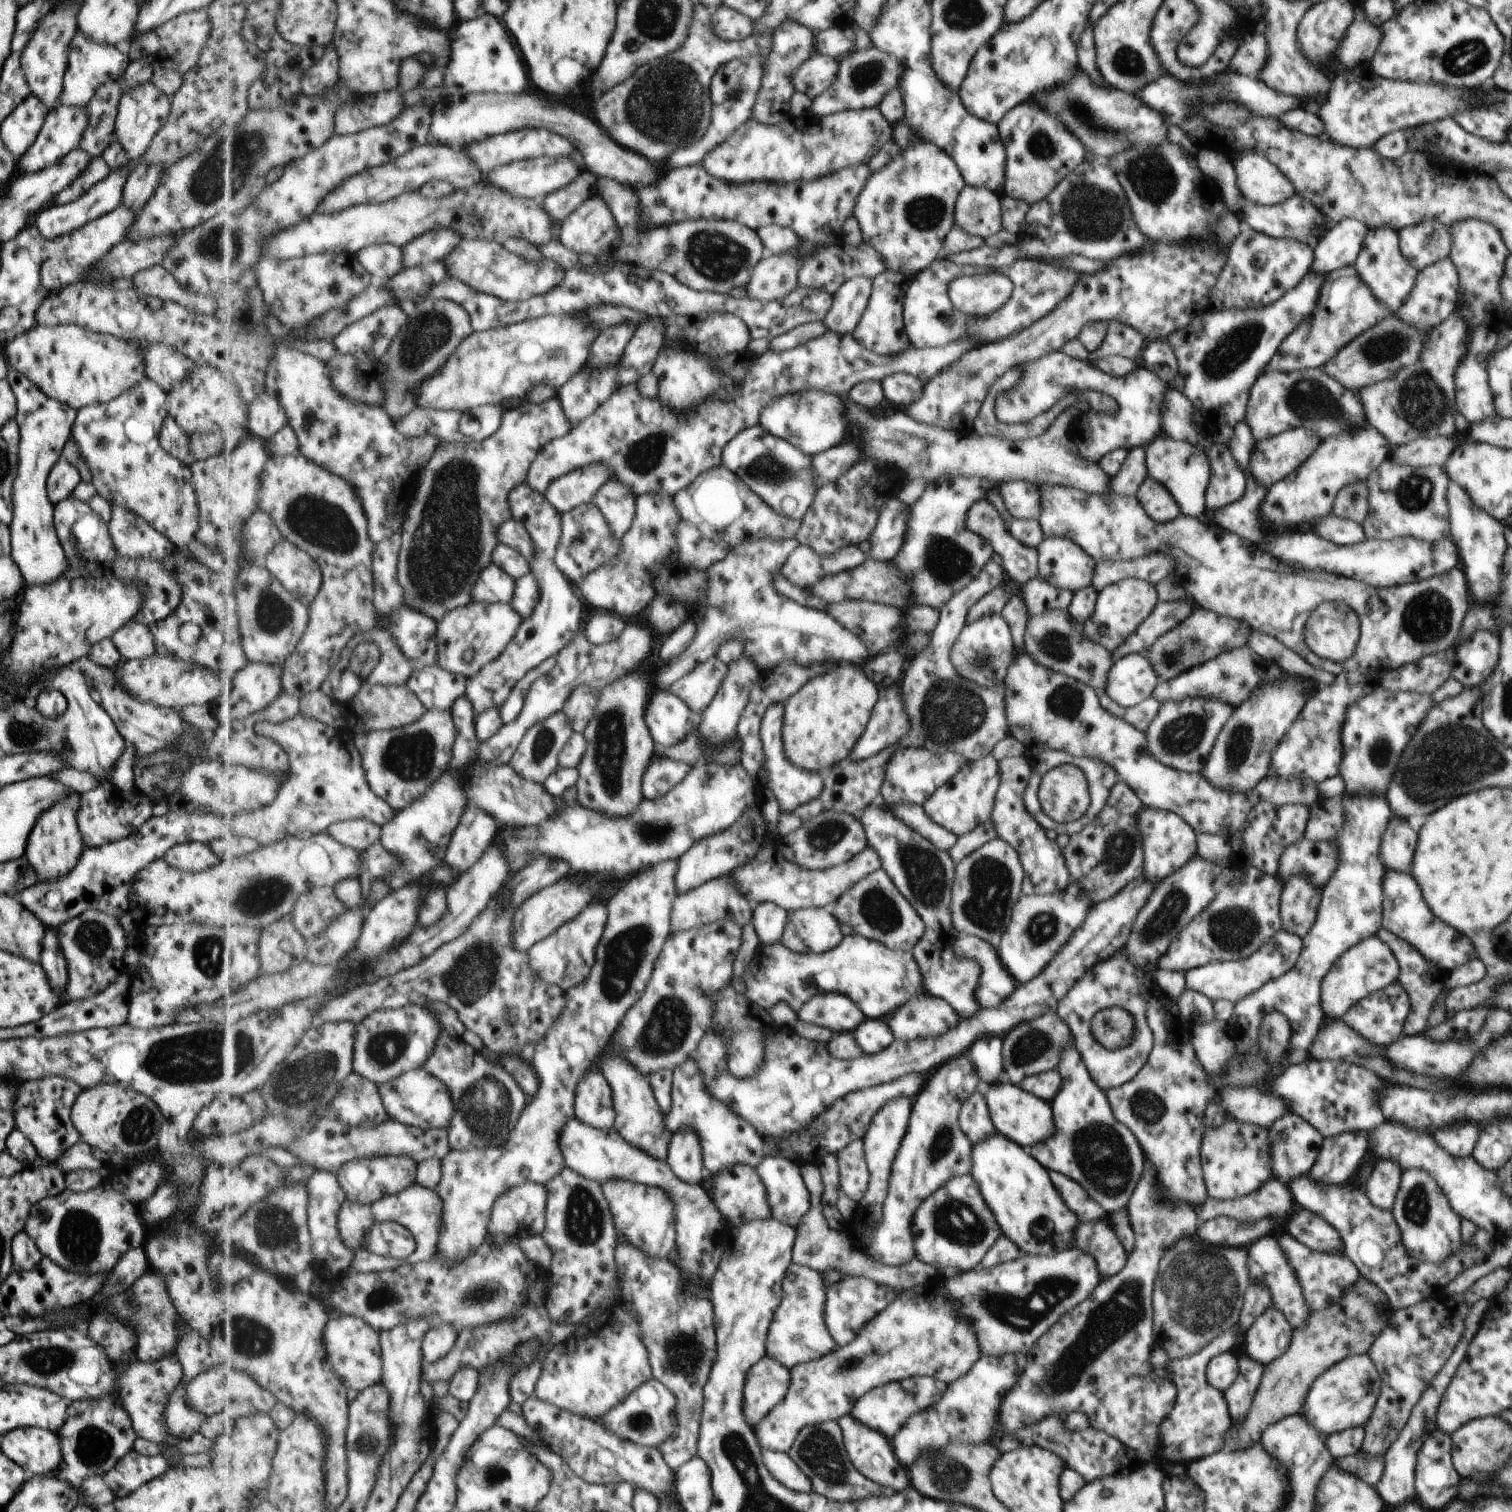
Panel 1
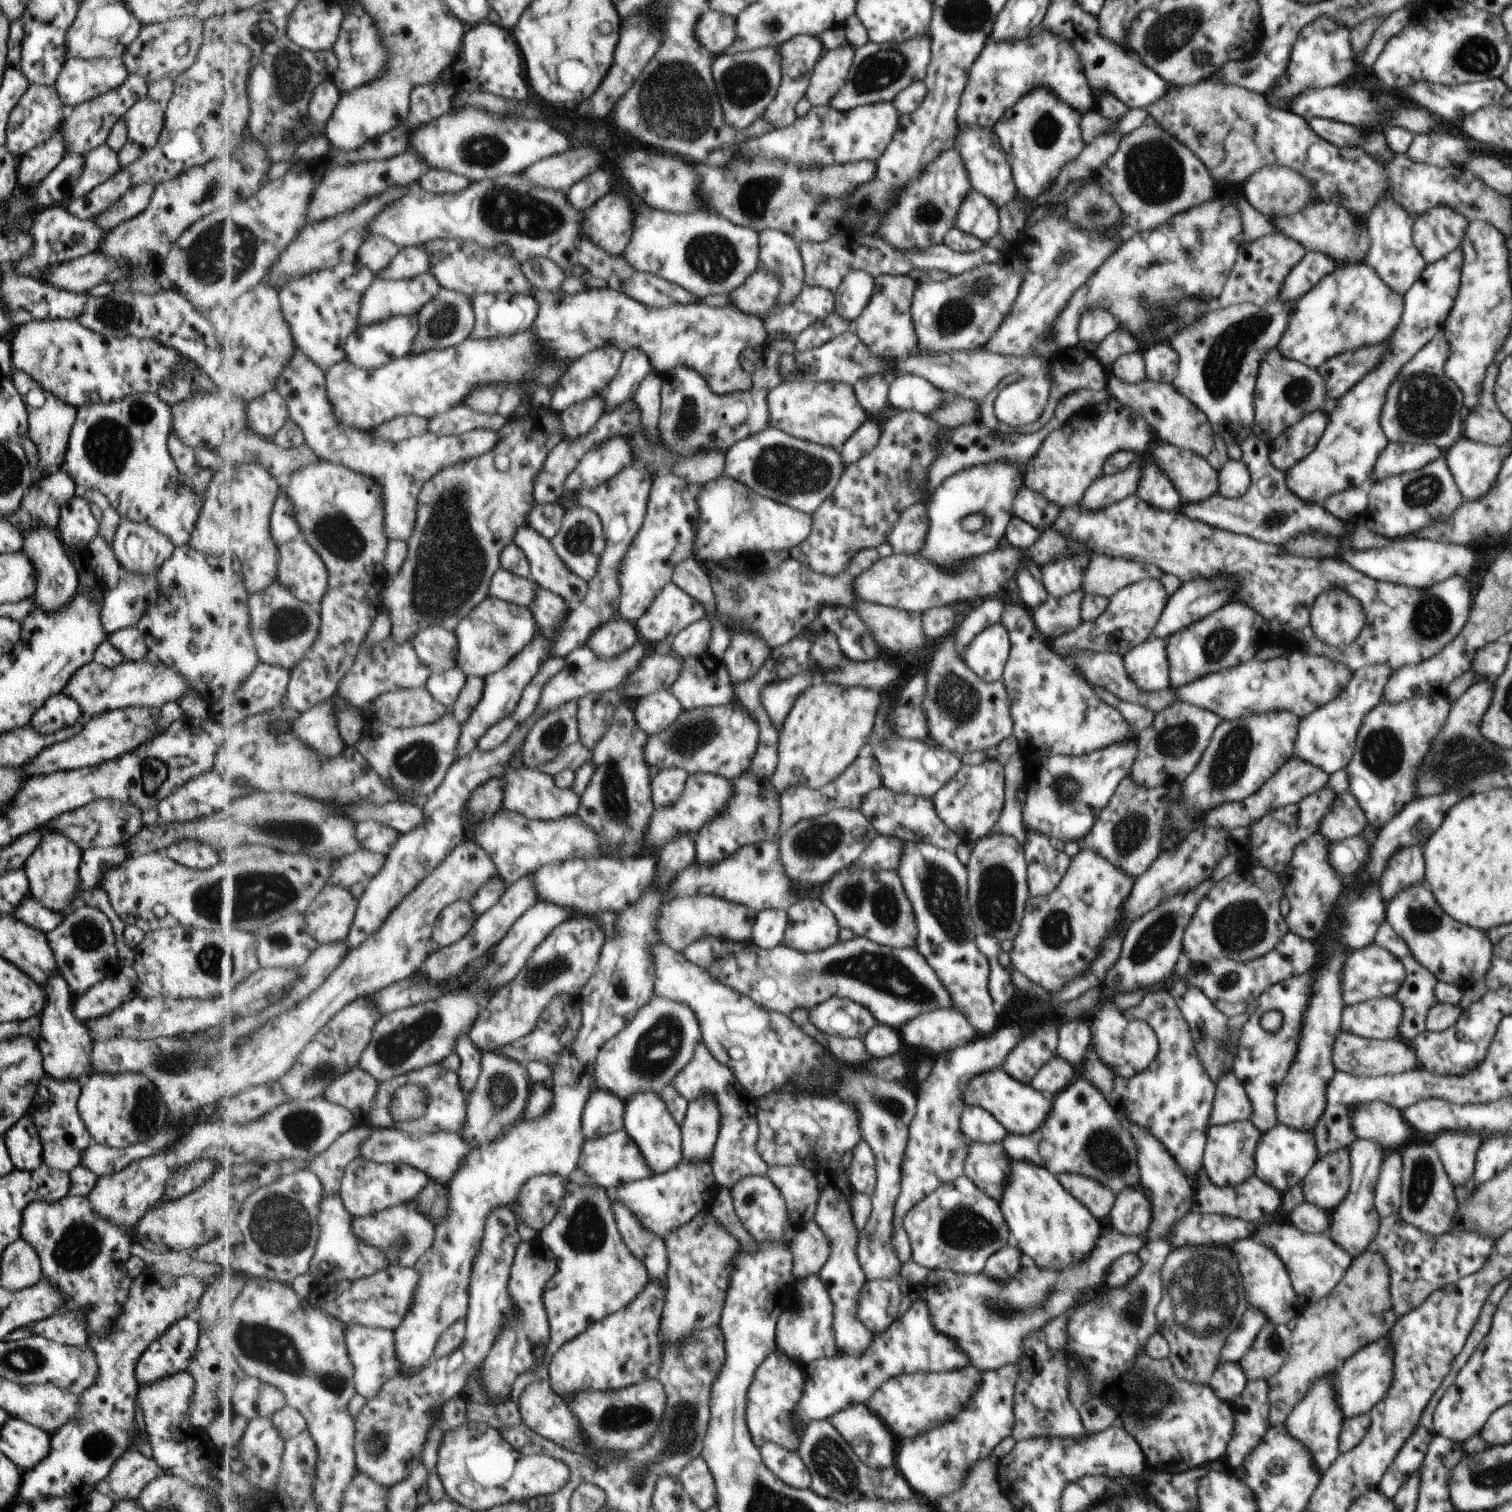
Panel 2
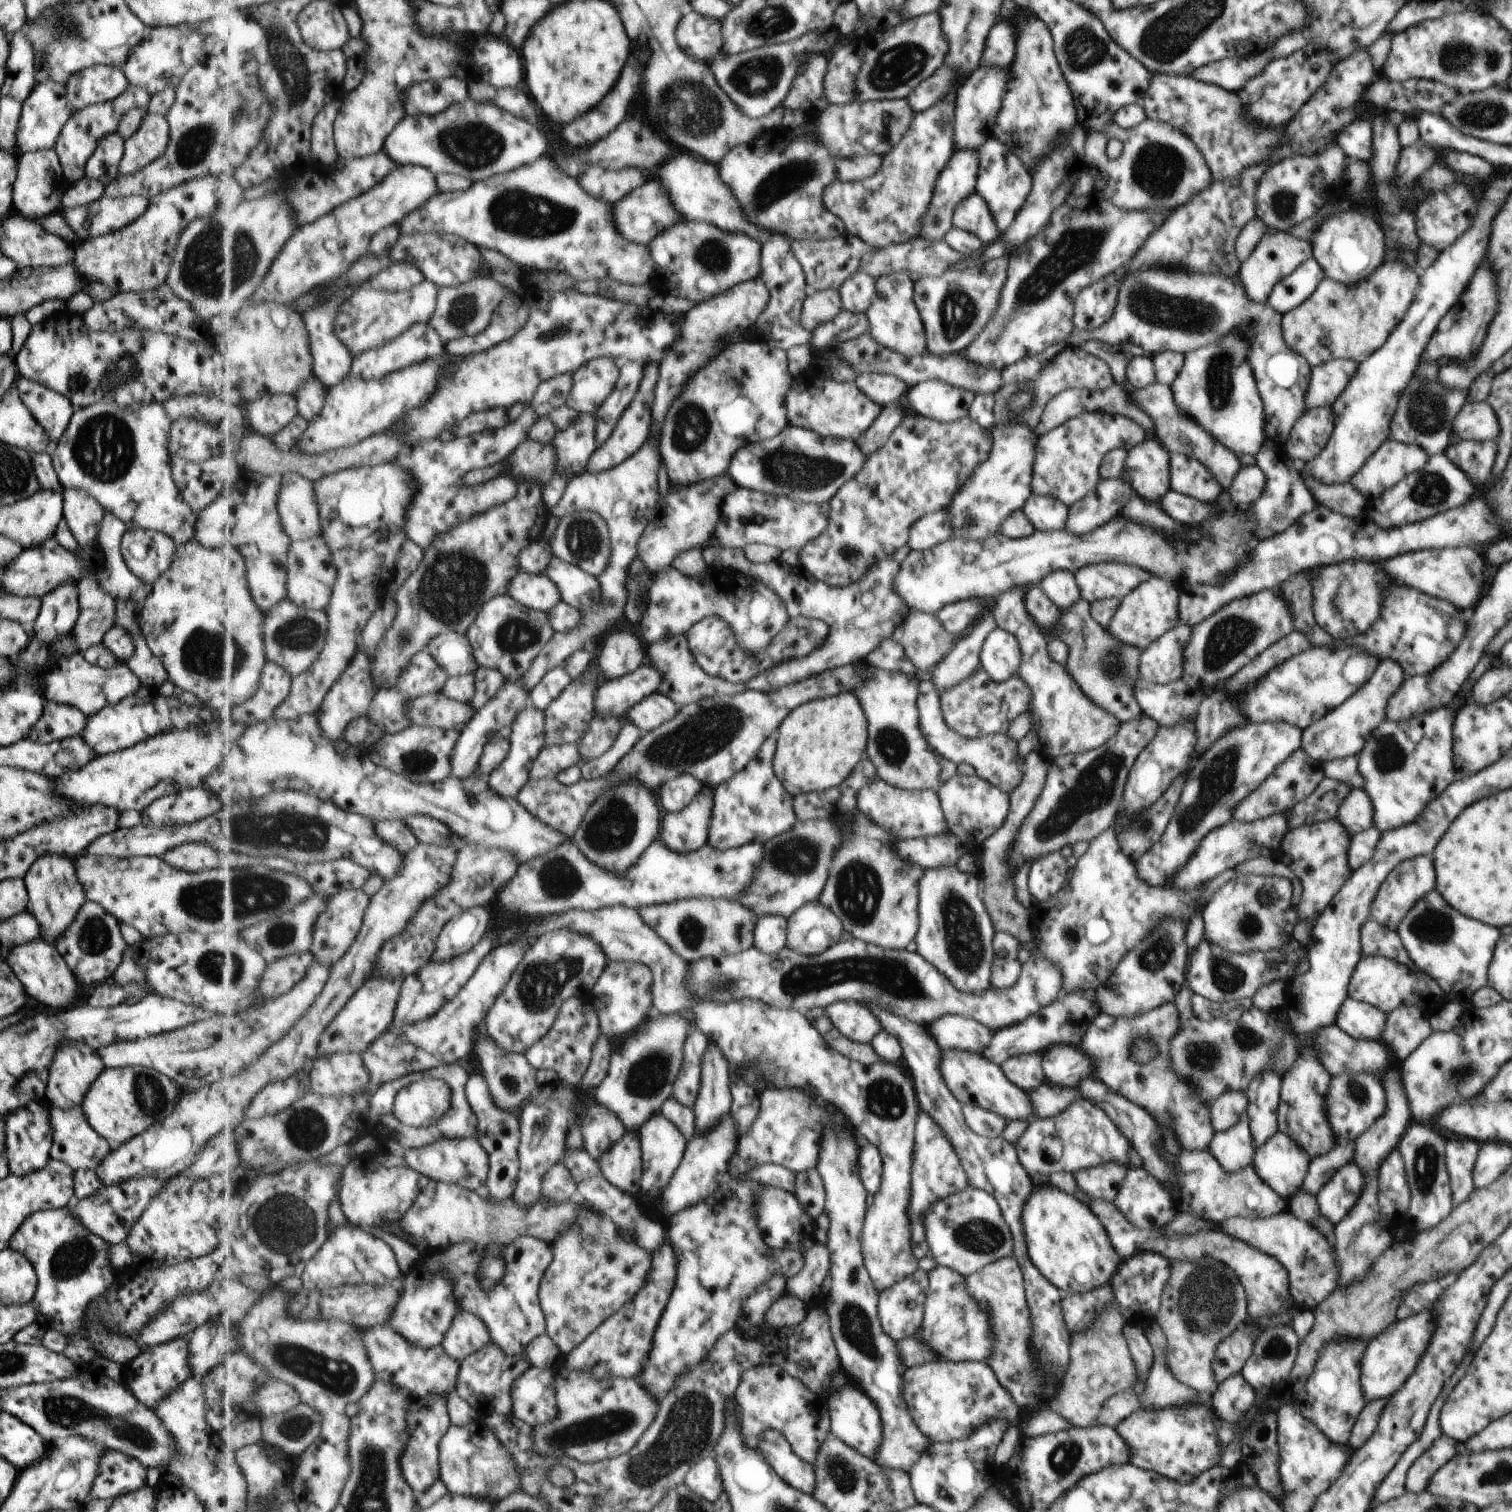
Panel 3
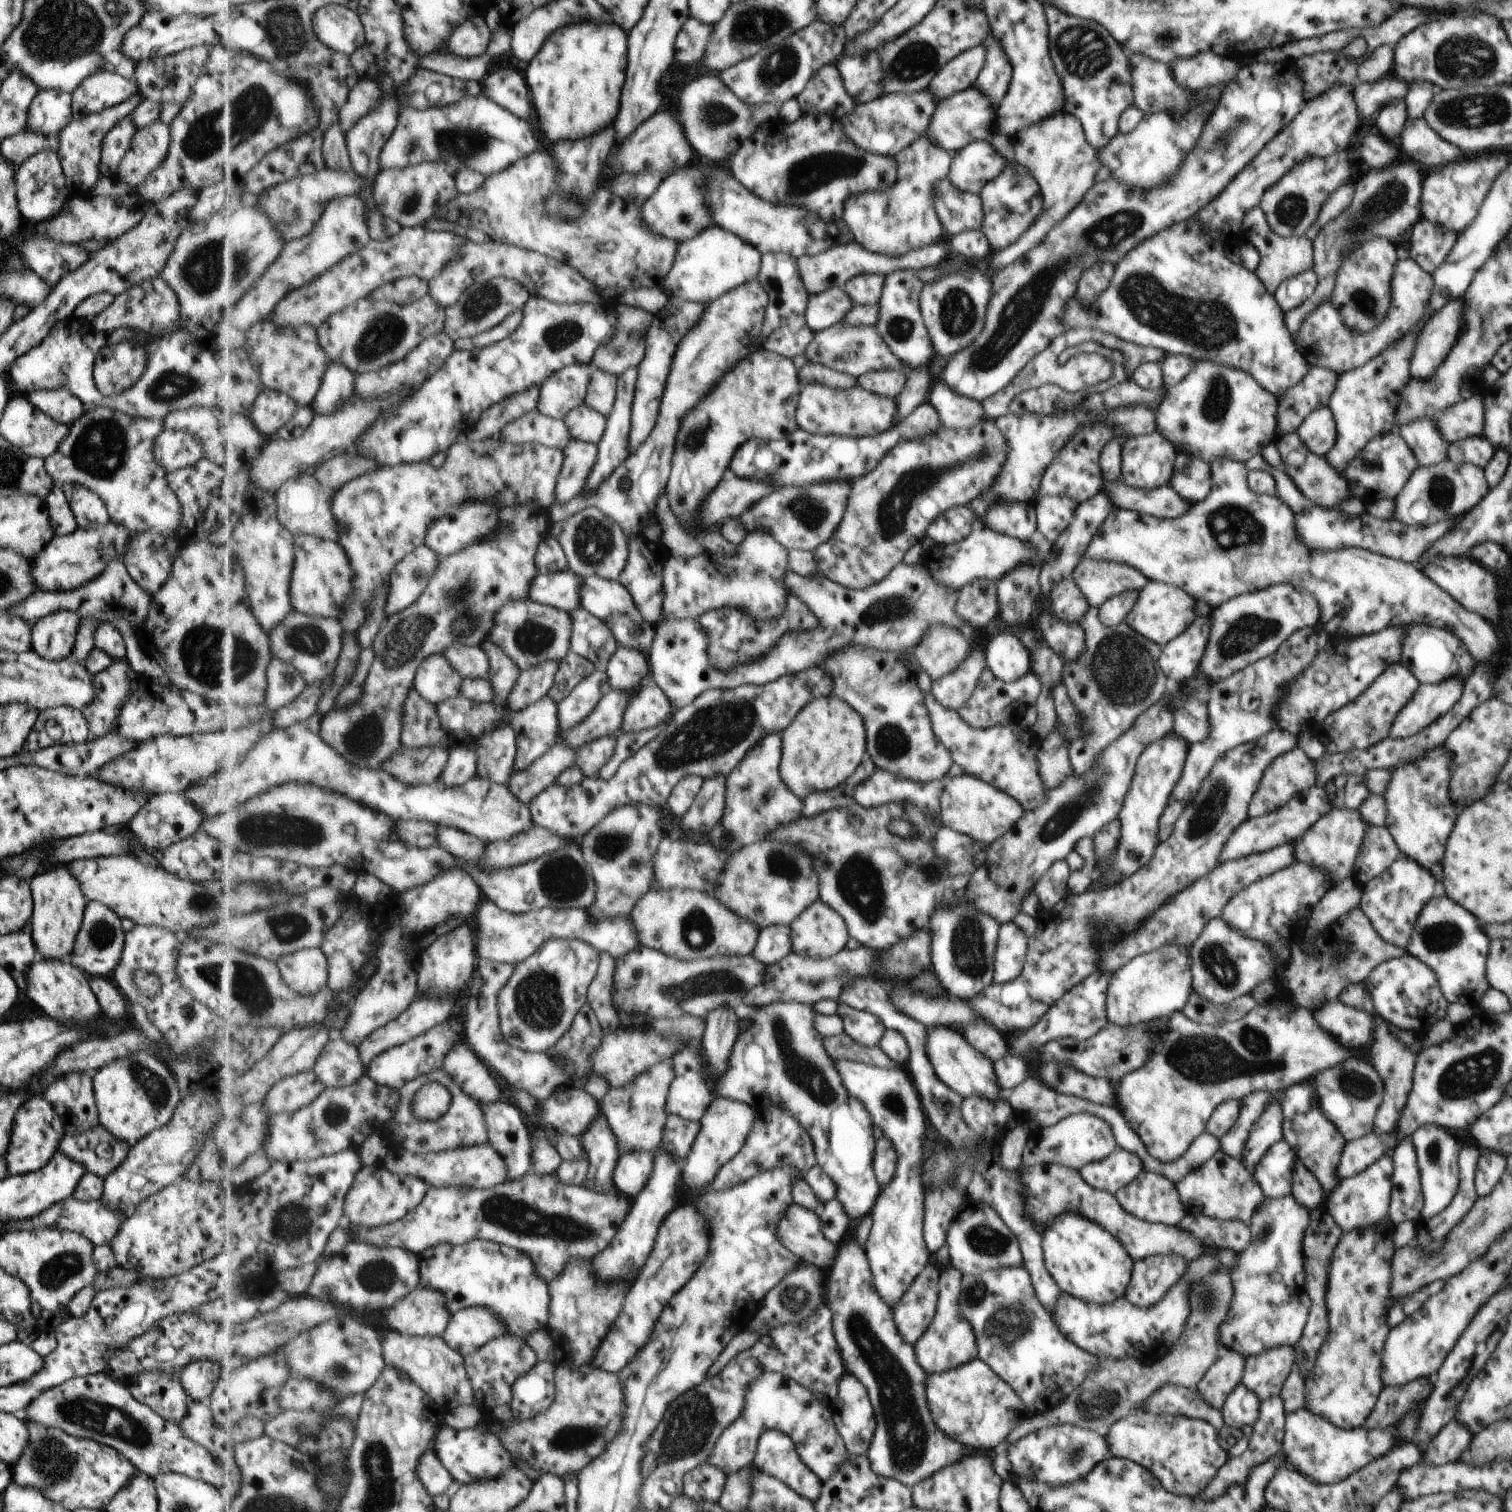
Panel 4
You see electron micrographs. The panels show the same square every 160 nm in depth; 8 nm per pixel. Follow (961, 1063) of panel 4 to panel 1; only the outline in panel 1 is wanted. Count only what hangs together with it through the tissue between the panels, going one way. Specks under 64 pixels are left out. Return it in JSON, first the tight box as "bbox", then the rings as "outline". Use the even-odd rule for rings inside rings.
{"bbox":[980,1077,1053,1150],"outline":[[[1004,1077],[997,1084],[991,1083],[987,1087],[982,1087],[980,1091],[989,1108],[995,1130],[1025,1150],[1036,1142],[1044,1141],[1044,1138],[1053,1132],[1052,1108],[1047,1100],[1029,1094]]]}

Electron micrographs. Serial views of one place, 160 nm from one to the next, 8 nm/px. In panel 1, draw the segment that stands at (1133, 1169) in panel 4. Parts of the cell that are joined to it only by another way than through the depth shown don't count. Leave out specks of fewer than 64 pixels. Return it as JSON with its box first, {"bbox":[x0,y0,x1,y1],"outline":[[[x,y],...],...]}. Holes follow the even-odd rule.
{"bbox":[1048,1171,1108,1222],"outline":[[[1050,1171],[1048,1174],[1063,1202],[1076,1214],[1078,1220],[1093,1222],[1107,1219],[1108,1215],[1103,1206],[1092,1199],[1078,1182],[1055,1171]]]}

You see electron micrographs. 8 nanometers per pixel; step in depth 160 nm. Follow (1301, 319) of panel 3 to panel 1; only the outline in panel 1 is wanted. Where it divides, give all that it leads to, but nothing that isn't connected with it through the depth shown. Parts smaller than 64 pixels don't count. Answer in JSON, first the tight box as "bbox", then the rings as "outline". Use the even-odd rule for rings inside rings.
{"bbox":[1263,266,1393,373],"outline":[[[1352,266],[1328,272],[1324,275],[1313,310],[1310,310],[1310,313],[1282,340],[1281,346],[1263,371],[1289,373],[1320,369],[1358,334],[1372,329],[1391,316],[1393,312],[1375,298],[1370,288],[1361,282]]]}

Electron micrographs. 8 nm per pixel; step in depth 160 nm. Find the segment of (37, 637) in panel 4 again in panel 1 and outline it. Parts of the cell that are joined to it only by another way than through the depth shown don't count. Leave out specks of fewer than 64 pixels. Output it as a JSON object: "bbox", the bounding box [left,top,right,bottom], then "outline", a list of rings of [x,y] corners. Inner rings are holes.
{"bbox":[5,367,76,585],"outline":[[[11,367],[7,369],[5,380],[16,400],[16,411],[12,419],[17,423],[20,436],[16,451],[18,469],[11,485],[9,555],[18,566],[26,585],[49,585],[68,571],[70,562],[54,531],[53,505],[46,495],[46,478],[70,438],[76,410],[45,396],[26,376]]]}

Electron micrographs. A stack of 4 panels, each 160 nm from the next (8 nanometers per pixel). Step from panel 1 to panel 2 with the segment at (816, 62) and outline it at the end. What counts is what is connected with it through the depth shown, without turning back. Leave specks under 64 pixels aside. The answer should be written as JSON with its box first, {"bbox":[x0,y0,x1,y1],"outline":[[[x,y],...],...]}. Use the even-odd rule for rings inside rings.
{"bbox":[806,42,857,107],"outline":[[[847,42],[836,49],[825,51],[811,78],[811,86],[806,97],[813,107],[829,105],[835,95],[846,84],[850,70],[854,66],[857,48]]]}

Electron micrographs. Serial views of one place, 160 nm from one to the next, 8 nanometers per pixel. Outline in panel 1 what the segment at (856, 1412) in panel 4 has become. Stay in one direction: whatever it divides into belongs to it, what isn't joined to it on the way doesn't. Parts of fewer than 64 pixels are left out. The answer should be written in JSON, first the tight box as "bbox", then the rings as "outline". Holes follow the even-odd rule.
{"bbox":[838,1414,908,1492],"outline":[[[852,1414],[842,1416],[838,1423],[842,1427],[846,1449],[851,1460],[864,1475],[867,1475],[880,1485],[889,1487],[893,1492],[902,1491],[907,1486],[908,1476],[905,1476],[904,1468],[898,1462],[897,1455],[891,1452],[891,1446],[887,1442],[886,1435],[873,1427],[867,1426]]]}

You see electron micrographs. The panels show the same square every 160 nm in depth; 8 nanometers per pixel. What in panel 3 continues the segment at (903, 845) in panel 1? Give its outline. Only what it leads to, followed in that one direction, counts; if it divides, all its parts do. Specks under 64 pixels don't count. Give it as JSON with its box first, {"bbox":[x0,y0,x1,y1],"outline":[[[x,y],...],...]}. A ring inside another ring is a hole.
{"bbox":[916,867,995,993],"outline":[[[956,867],[923,870],[918,890],[916,953],[946,976],[958,991],[982,993],[991,987],[995,926],[984,906],[979,878],[961,873]]]}

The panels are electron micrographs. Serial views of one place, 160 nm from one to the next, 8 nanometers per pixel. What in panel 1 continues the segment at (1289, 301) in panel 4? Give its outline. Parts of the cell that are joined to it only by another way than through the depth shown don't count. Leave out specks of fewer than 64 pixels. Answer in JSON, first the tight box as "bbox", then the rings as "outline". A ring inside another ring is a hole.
{"bbox":[1310,220,1368,275],"outline":[[[1343,220],[1336,222],[1326,230],[1325,236],[1312,245],[1313,255],[1310,272],[1315,275],[1326,275],[1328,272],[1352,266],[1357,254],[1361,252],[1368,228],[1359,221]]]}

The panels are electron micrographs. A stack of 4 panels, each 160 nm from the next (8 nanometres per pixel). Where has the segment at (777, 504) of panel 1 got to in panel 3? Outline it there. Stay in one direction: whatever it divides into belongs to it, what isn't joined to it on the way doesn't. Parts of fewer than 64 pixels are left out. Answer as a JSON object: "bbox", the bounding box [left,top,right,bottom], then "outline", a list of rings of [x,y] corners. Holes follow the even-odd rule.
{"bbox":[729,426,868,503],"outline":[[[789,426],[775,438],[740,448],[731,461],[729,474],[739,487],[785,495],[806,503],[824,503],[862,472],[868,458],[852,438],[824,437],[811,429]]]}

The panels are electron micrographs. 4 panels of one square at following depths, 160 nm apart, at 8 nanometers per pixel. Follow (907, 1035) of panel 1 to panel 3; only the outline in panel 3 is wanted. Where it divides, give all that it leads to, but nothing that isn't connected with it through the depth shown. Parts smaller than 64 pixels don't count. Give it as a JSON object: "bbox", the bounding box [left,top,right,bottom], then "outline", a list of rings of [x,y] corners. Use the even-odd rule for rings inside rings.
{"bbox":[925,1015,993,1053],"outline":[[[942,1015],[925,1026],[925,1030],[941,1051],[953,1049],[974,1053],[983,1051],[993,1034],[982,1023],[963,1015]]]}

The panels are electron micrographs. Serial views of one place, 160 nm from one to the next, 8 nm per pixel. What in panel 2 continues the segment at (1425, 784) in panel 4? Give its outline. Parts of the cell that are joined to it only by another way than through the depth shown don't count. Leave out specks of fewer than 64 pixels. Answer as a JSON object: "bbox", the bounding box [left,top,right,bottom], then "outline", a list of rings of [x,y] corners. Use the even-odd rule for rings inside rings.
{"bbox":[1345,692,1450,829],"outline":[[[1442,692],[1412,696],[1400,703],[1383,699],[1374,706],[1363,720],[1355,740],[1350,762],[1345,766],[1348,790],[1364,812],[1366,822],[1374,829],[1381,829],[1404,806],[1416,798],[1418,769],[1430,752],[1432,741],[1447,722],[1450,703]]]}

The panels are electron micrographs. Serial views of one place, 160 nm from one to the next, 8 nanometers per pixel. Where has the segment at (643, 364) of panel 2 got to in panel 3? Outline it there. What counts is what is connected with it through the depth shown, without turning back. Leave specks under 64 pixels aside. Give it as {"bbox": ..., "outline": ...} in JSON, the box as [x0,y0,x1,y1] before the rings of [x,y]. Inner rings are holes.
{"bbox":[596,361,644,449],"outline":[[[623,361],[614,392],[606,398],[605,404],[598,410],[598,428],[596,439],[600,449],[612,437],[613,431],[623,413],[634,401],[644,377],[644,365],[635,361]]]}

